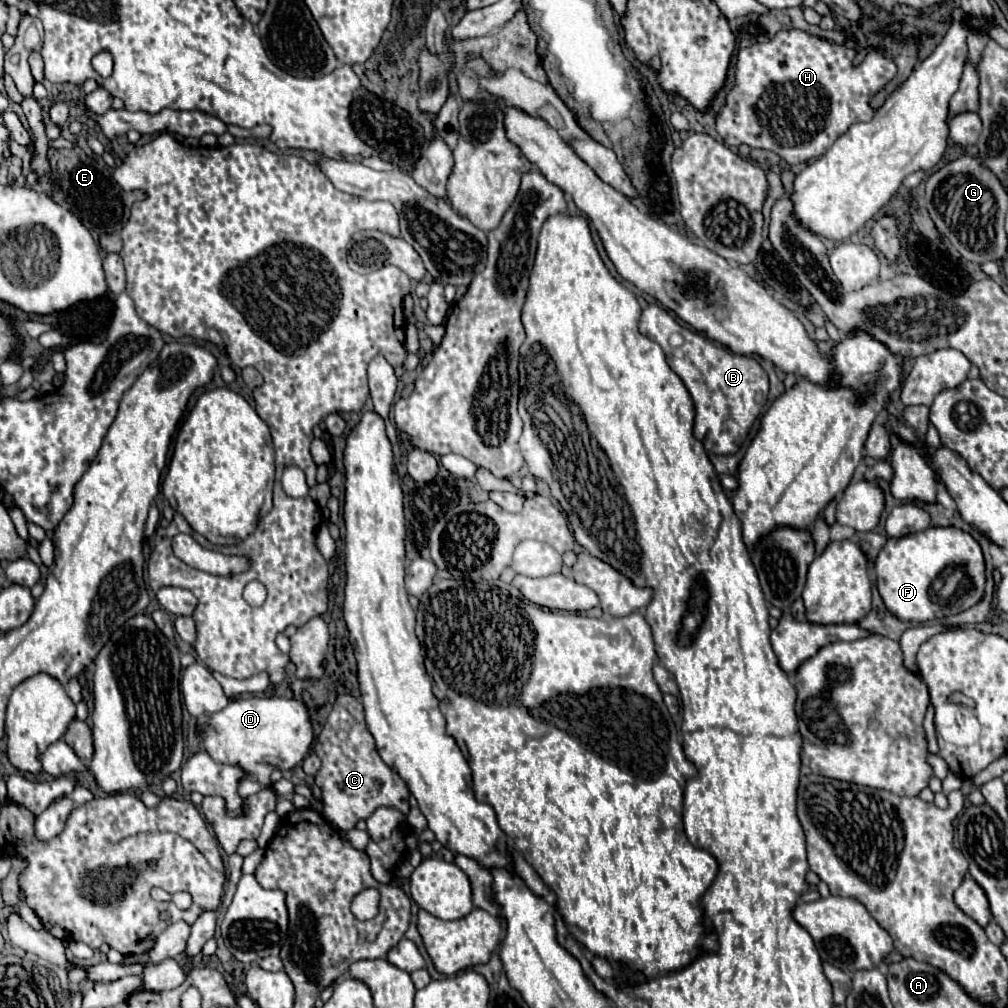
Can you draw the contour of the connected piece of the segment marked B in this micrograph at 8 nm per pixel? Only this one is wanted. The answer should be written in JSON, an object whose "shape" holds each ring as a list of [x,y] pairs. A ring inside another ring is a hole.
{"shape":[[[648,305],[642,311],[640,333],[658,343],[666,355],[670,369],[682,379],[690,391],[696,407],[694,433],[704,443],[704,449],[714,455],[732,455],[746,439],[752,423],[762,413],[764,399],[768,397],[768,375],[754,357],[736,355],[726,347],[718,347],[708,337],[682,327],[674,317],[658,307]],[[680,333],[684,337],[682,347],[670,345],[670,335]]]}

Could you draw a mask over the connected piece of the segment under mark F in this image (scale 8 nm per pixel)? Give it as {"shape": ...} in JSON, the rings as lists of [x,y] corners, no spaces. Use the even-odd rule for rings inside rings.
{"shape":[[[902,503],[902,505],[894,507],[886,519],[886,533],[890,535],[890,539],[886,541],[886,545],[882,547],[882,551],[876,557],[876,585],[884,599],[884,605],[898,619],[924,623],[924,621],[932,621],[932,619],[942,619],[950,613],[954,613],[954,615],[962,613],[962,611],[974,607],[976,603],[980,603],[980,599],[984,597],[984,587],[986,587],[986,565],[984,565],[982,549],[970,533],[966,533],[958,527],[934,527],[934,525],[930,527],[930,515],[918,503]],[[936,579],[942,579],[940,593],[936,593],[932,589]]]}

